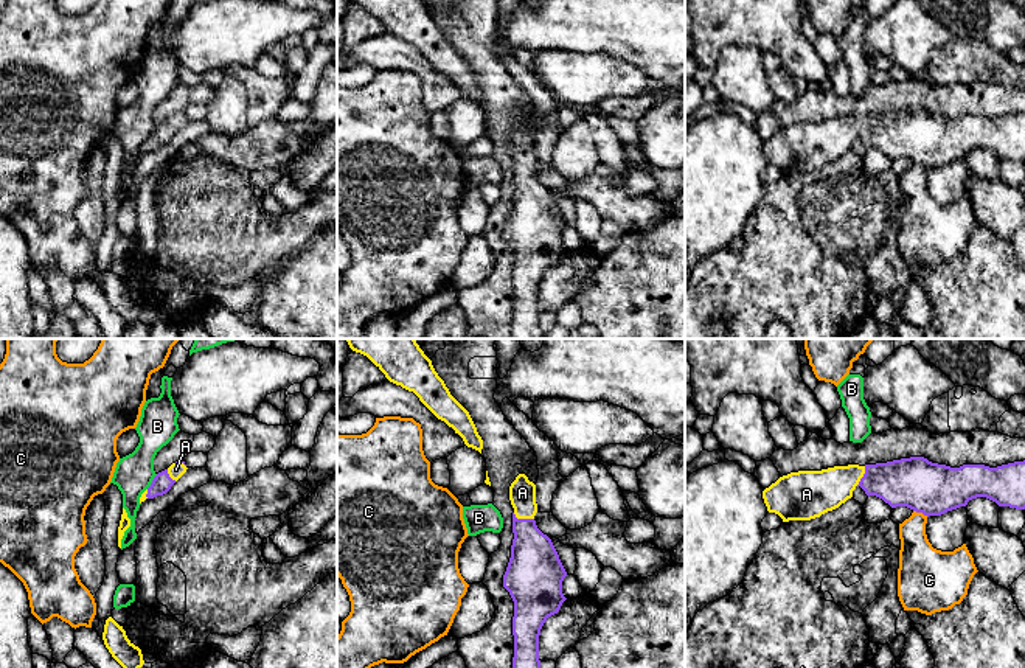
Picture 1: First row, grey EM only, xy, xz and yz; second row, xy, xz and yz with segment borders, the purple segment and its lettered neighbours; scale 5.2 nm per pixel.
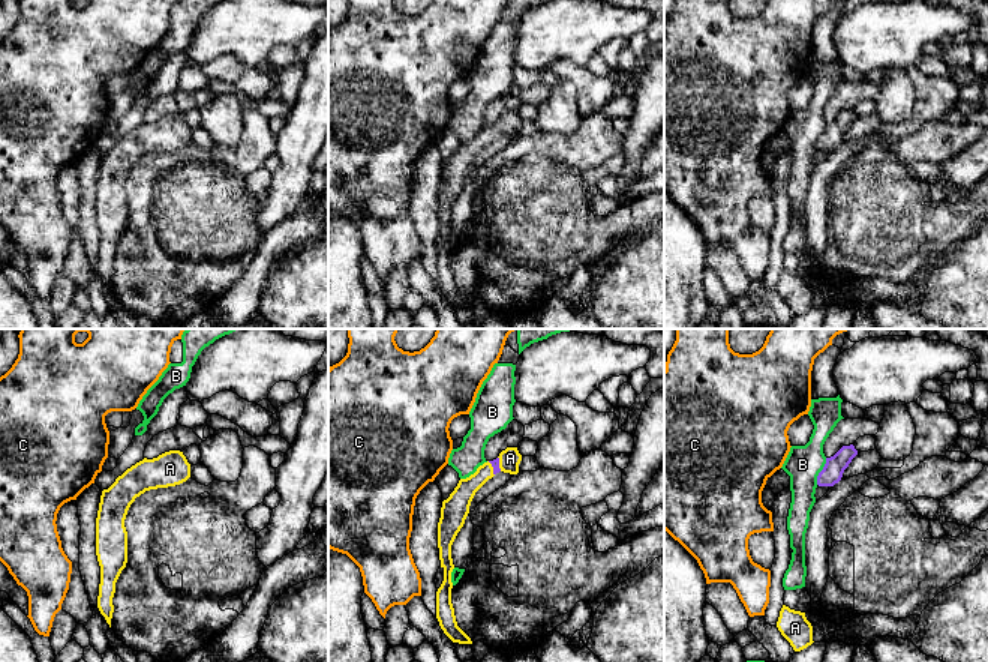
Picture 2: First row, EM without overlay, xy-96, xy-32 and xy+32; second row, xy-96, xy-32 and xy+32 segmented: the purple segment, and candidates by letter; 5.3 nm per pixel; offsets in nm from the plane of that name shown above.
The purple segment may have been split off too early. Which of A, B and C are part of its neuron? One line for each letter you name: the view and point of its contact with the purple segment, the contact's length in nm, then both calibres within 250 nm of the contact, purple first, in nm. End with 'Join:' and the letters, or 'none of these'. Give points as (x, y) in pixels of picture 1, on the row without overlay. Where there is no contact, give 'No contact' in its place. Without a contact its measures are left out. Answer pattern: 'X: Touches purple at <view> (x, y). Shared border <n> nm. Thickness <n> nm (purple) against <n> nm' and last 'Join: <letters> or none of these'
A: Touches purple at xz (524, 171). Shared border 120 nm. Thickness 260 nm (purple) against 140 nm
Join: A

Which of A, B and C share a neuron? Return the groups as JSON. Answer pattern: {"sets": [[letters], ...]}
{"sets": [["A"], ["B"], ["C"]]}

